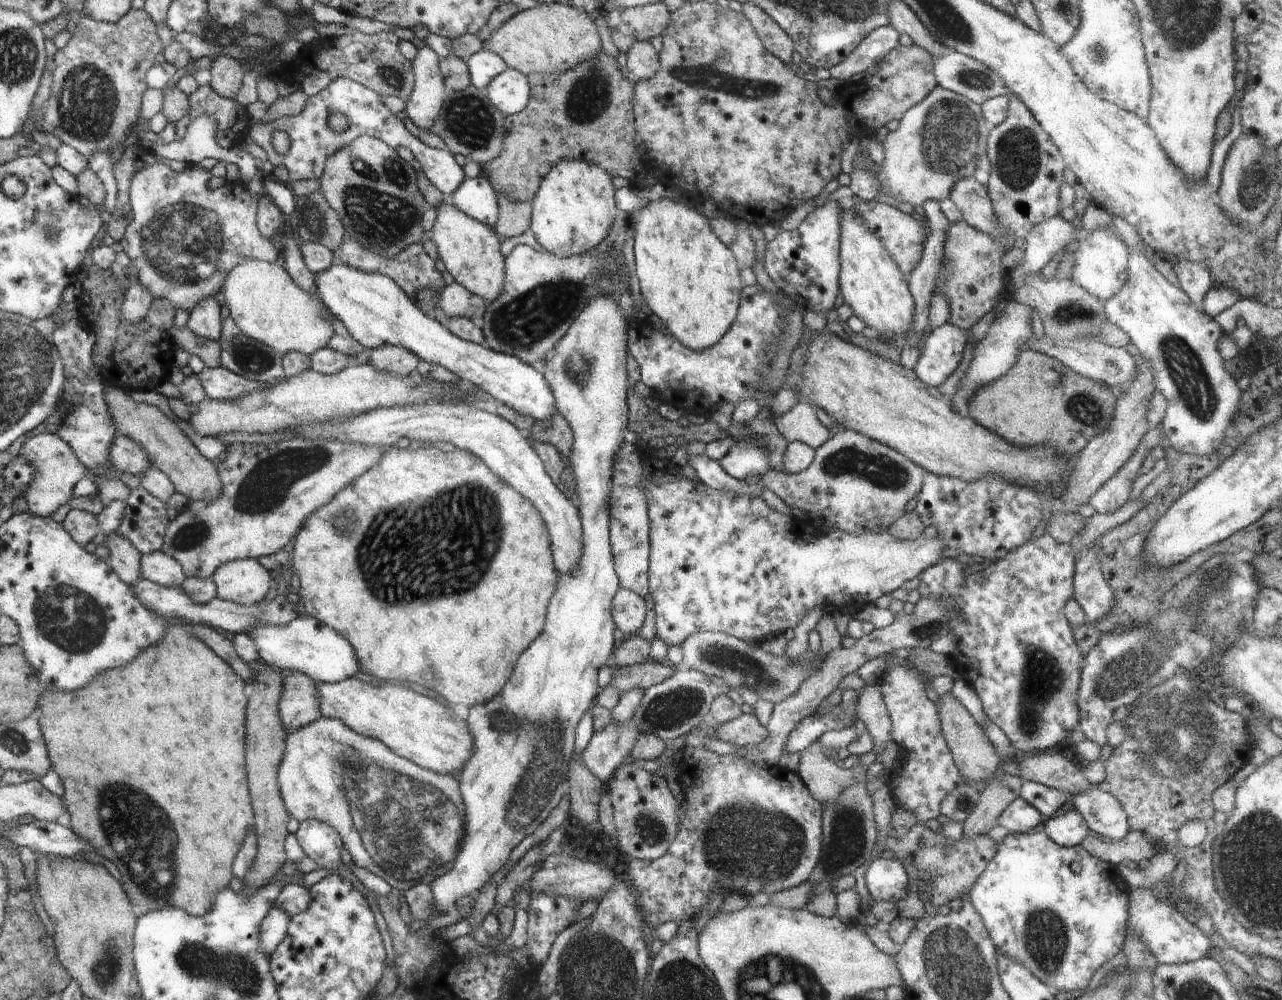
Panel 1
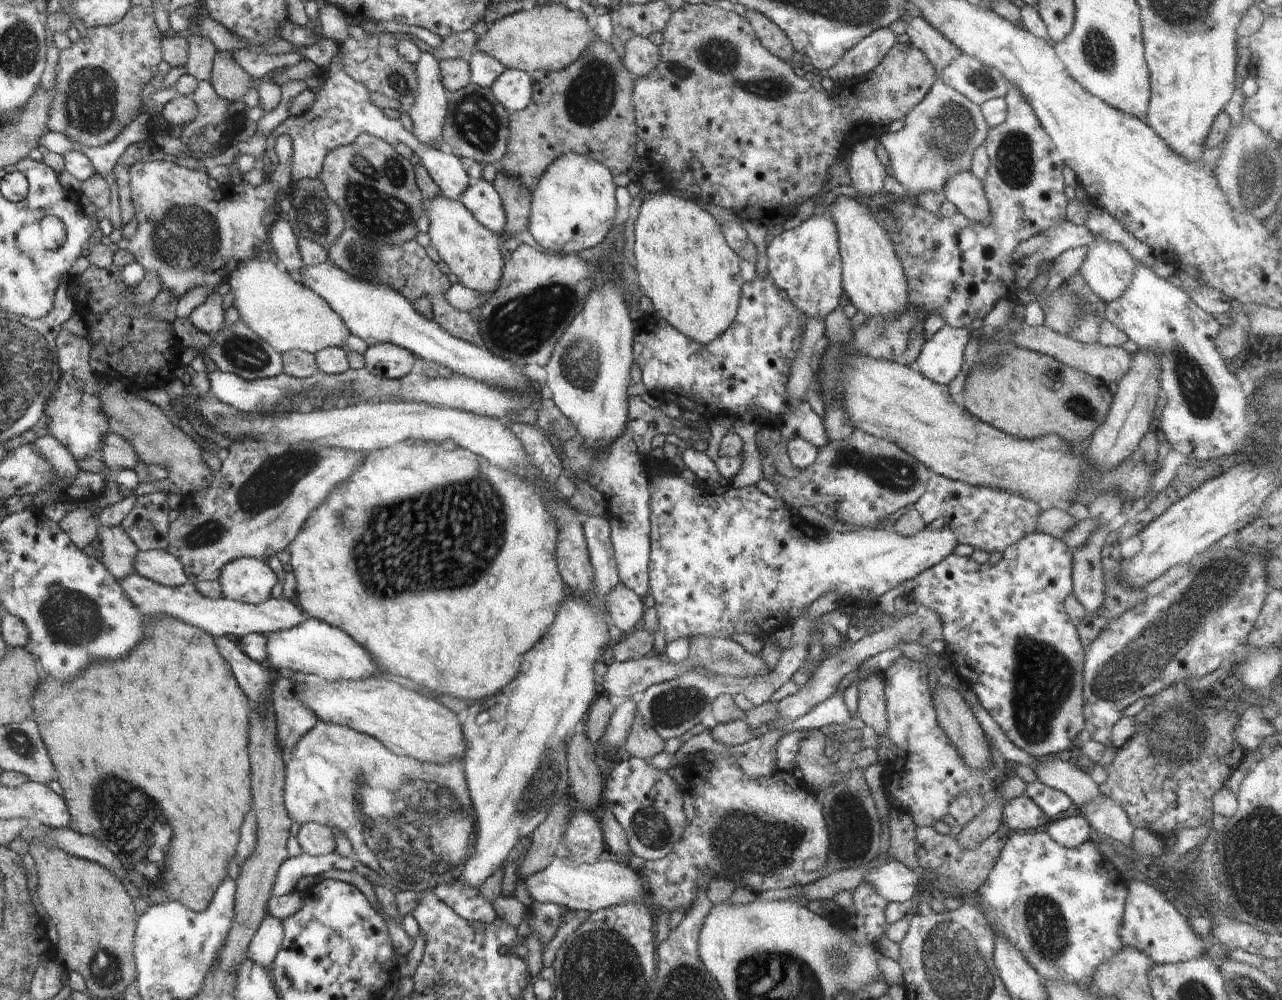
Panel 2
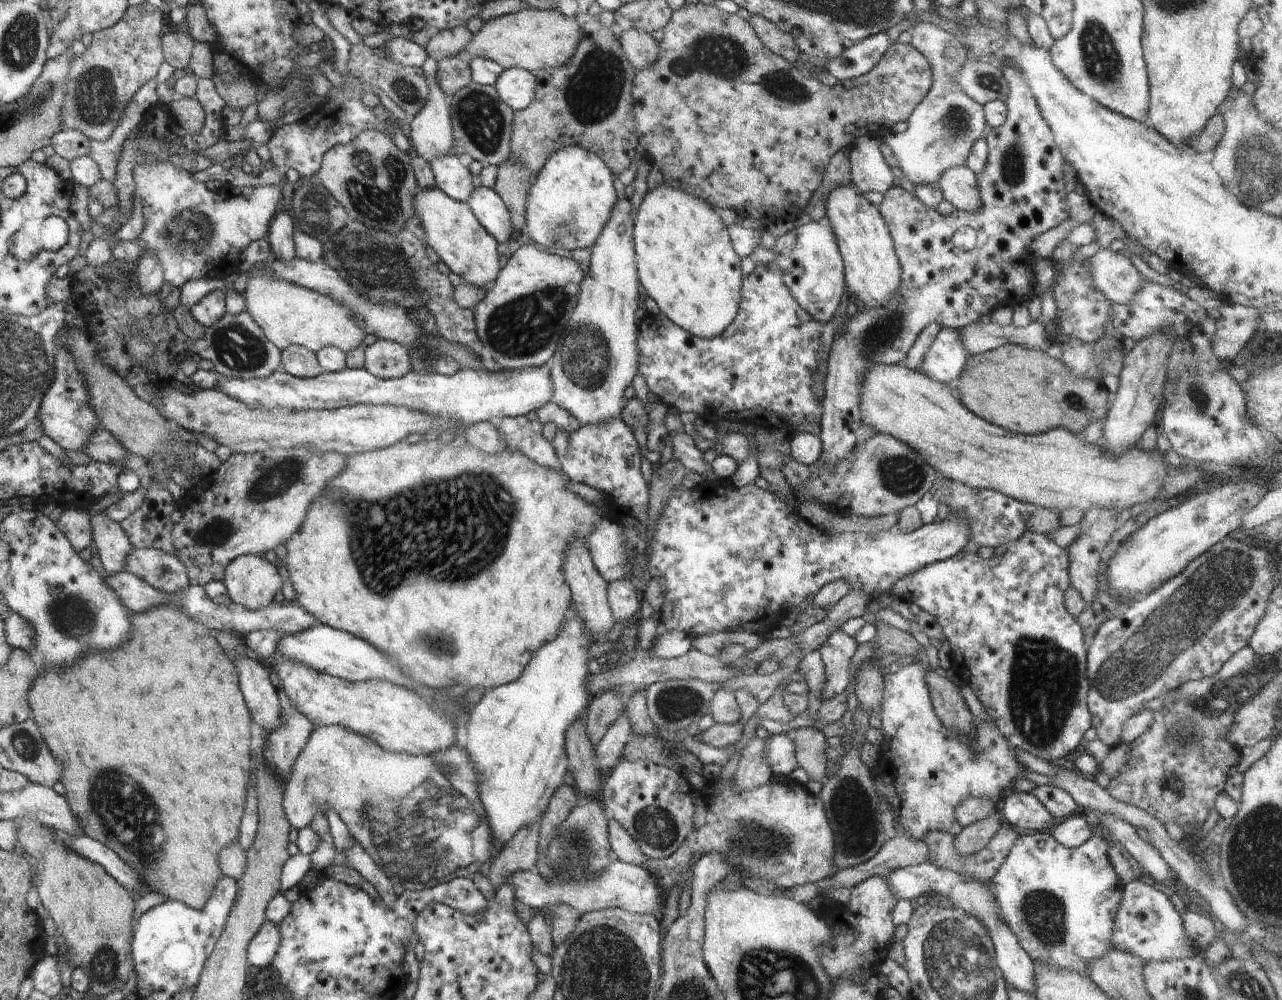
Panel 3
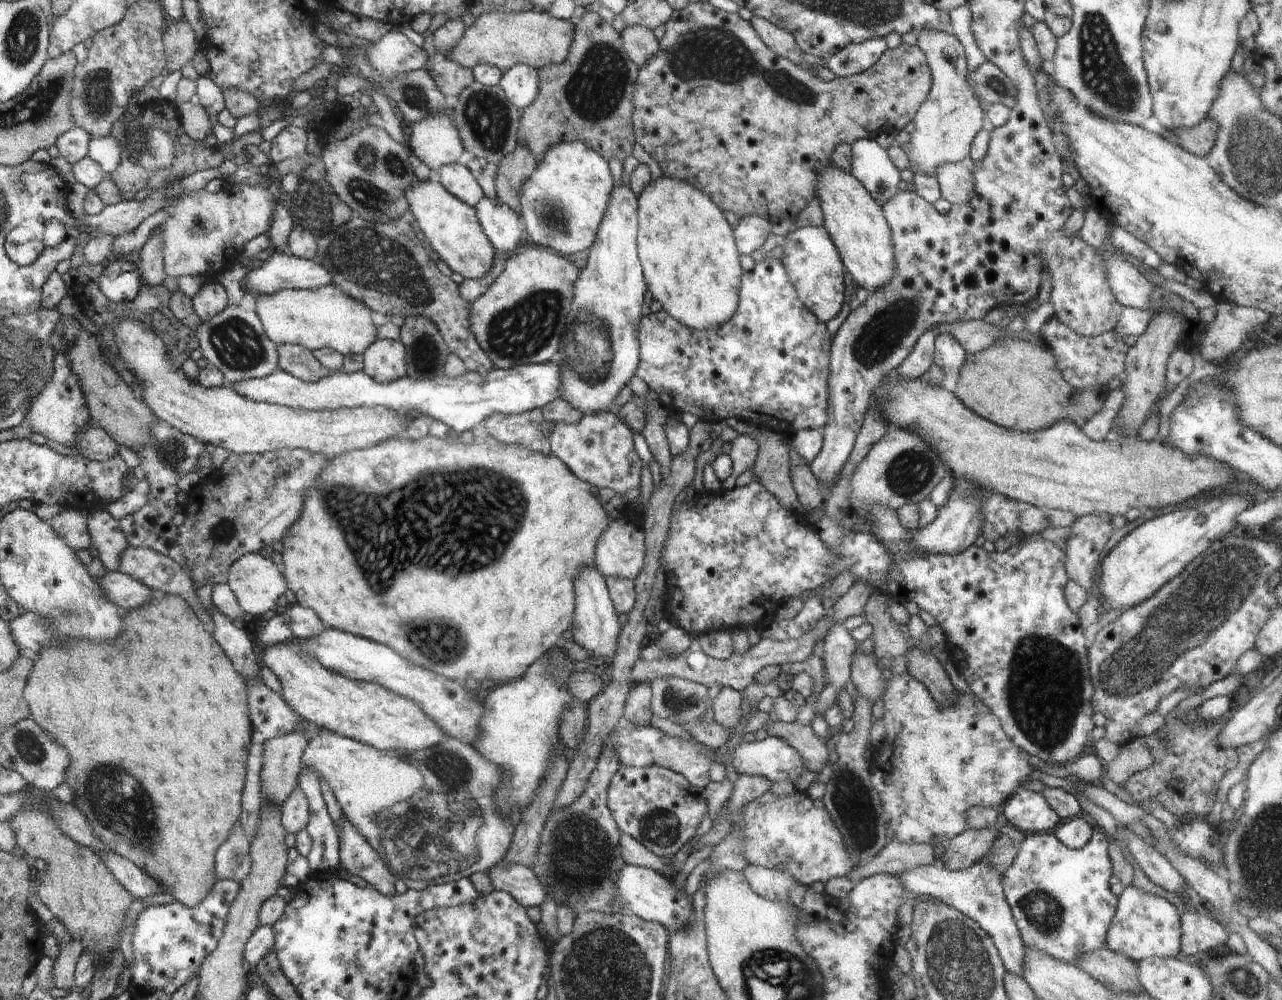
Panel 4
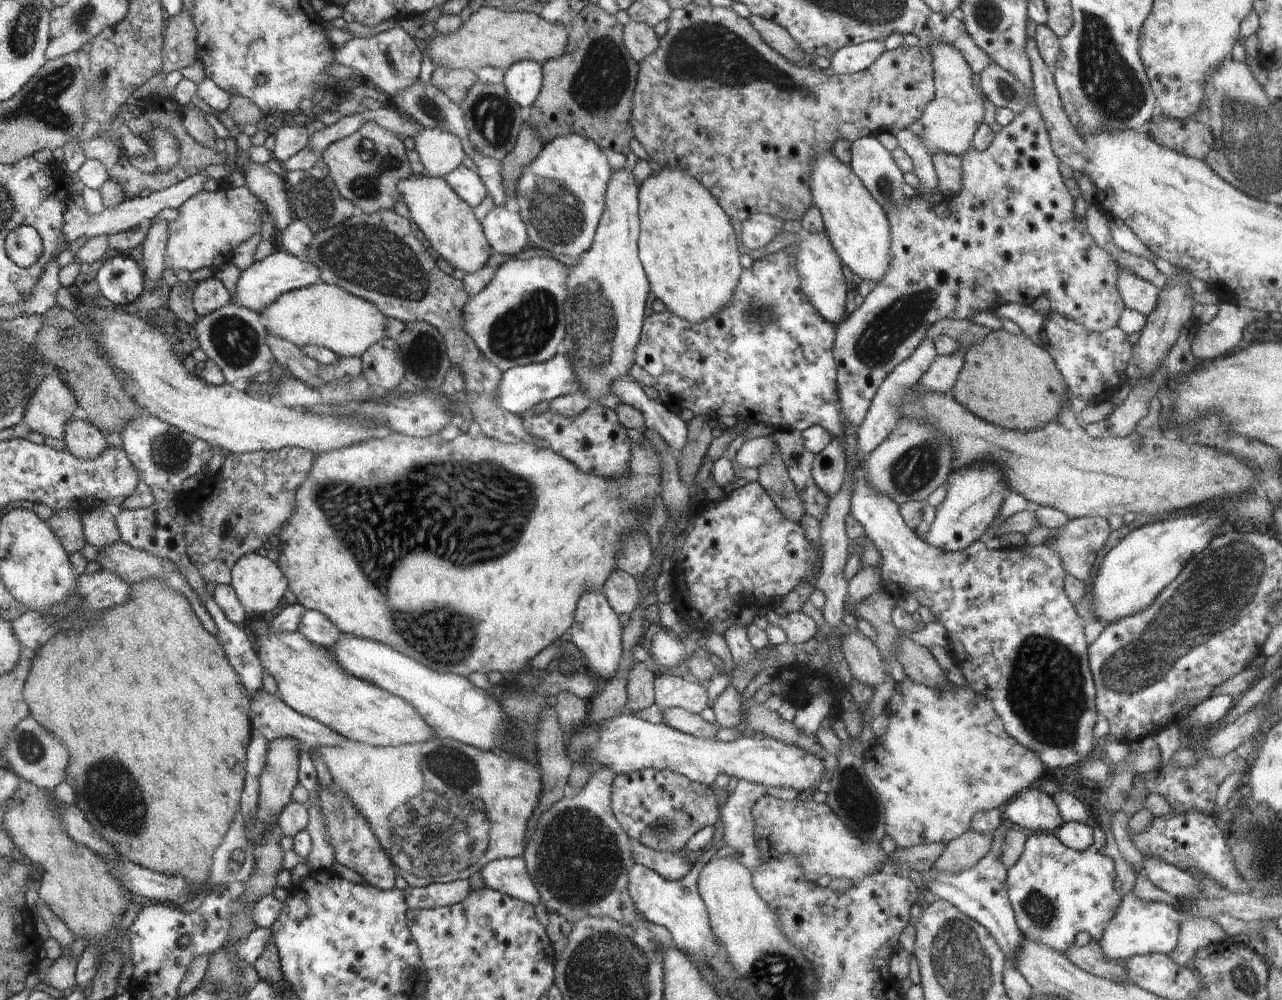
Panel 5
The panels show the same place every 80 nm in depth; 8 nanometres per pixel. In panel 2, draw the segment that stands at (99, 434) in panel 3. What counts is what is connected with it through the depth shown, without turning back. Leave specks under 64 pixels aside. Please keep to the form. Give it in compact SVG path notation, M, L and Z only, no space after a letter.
M113 433L104 436L103 447L97 452L96 457L113 471L134 470L141 461L128 440Z

